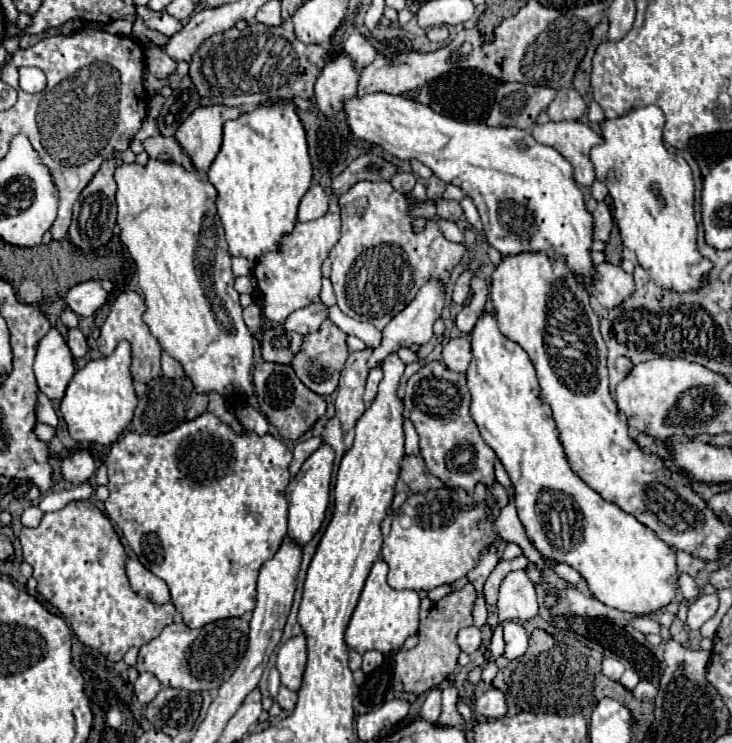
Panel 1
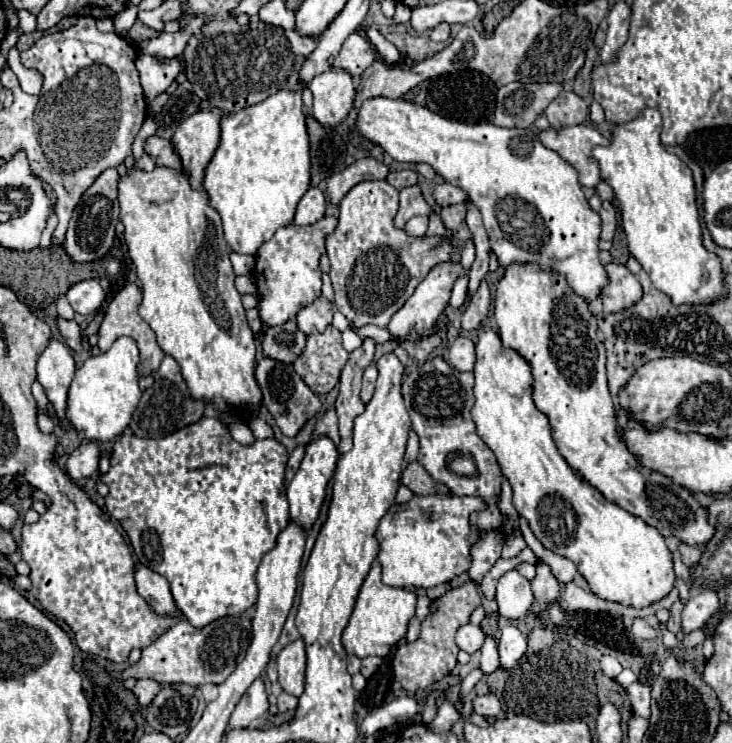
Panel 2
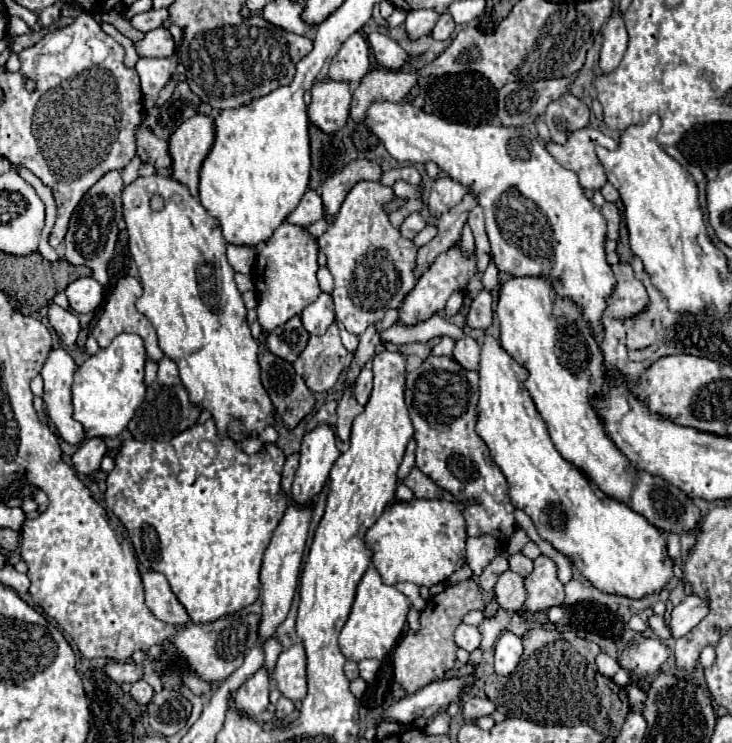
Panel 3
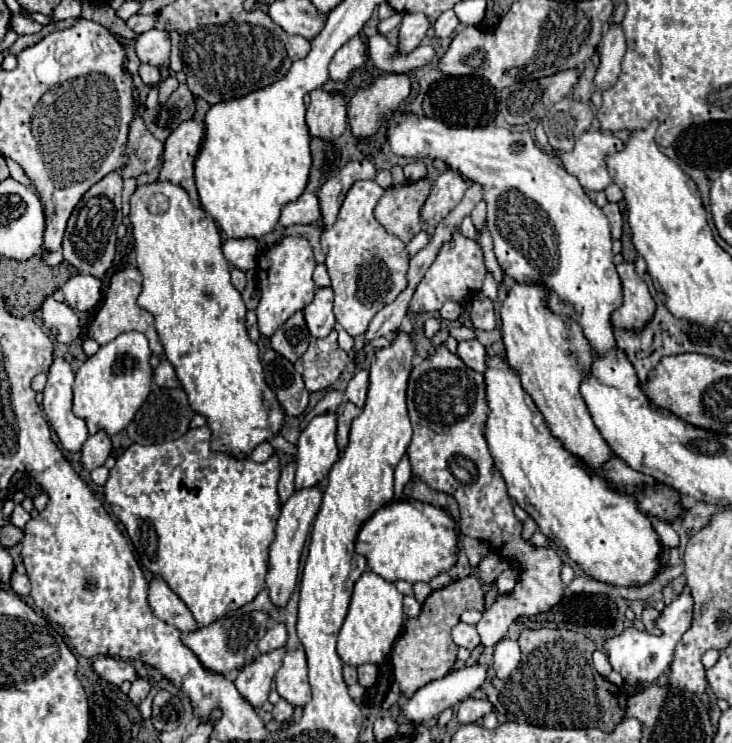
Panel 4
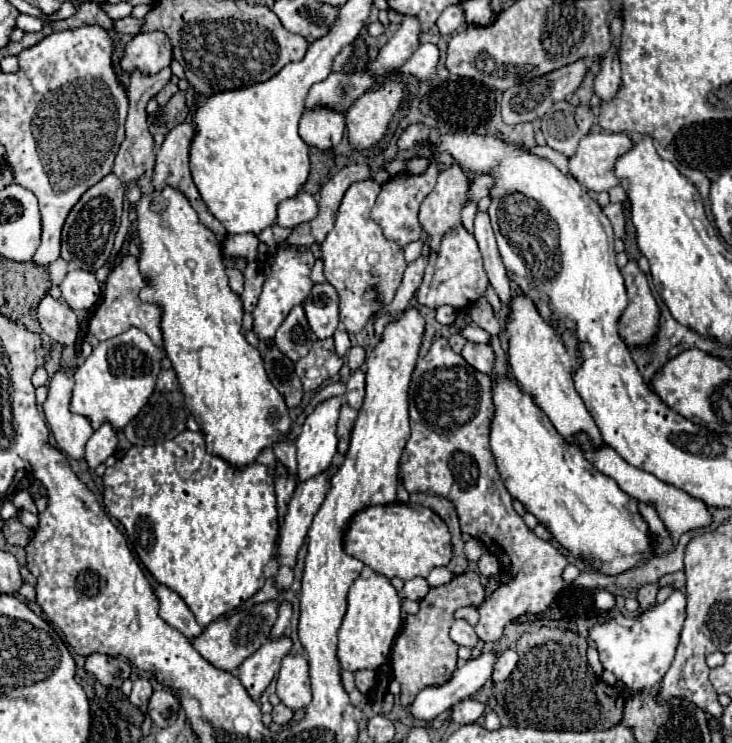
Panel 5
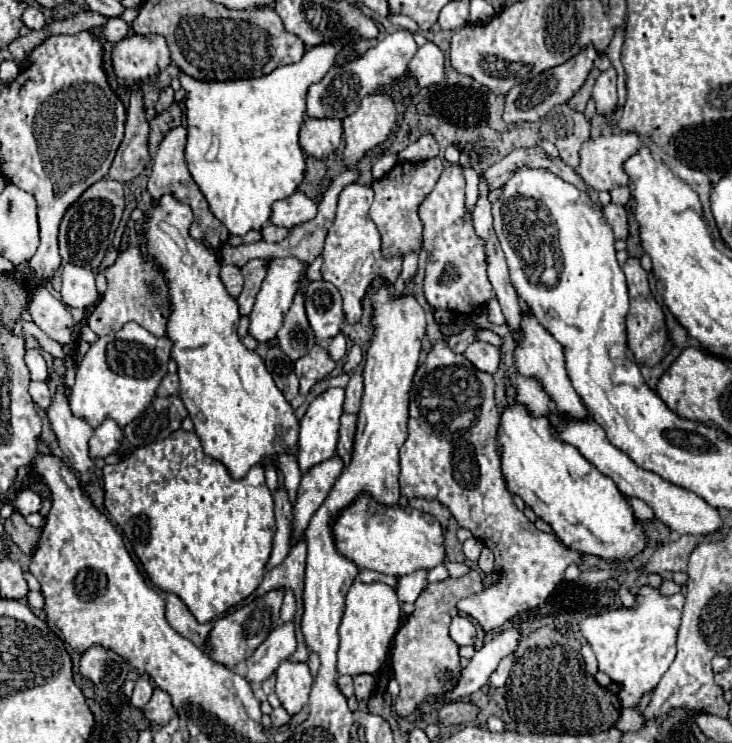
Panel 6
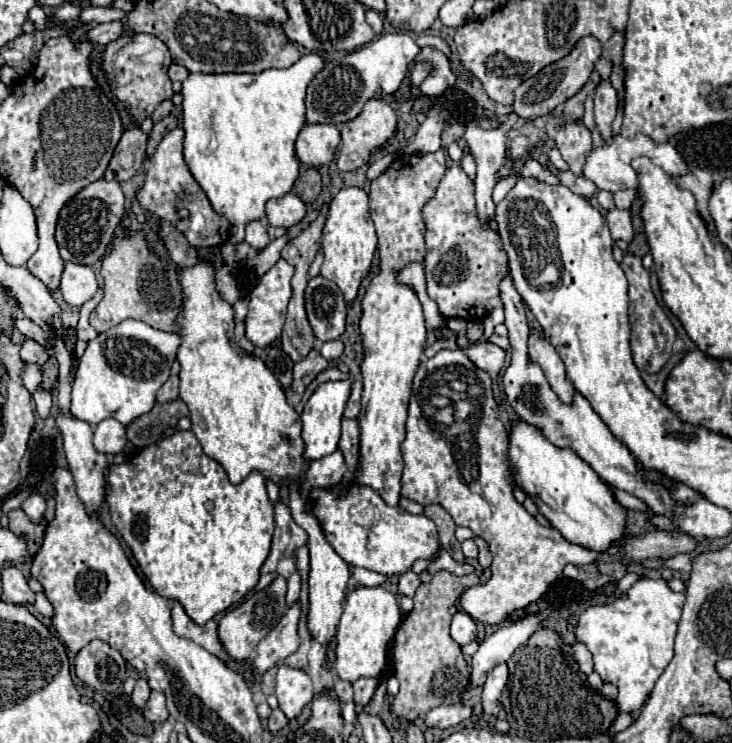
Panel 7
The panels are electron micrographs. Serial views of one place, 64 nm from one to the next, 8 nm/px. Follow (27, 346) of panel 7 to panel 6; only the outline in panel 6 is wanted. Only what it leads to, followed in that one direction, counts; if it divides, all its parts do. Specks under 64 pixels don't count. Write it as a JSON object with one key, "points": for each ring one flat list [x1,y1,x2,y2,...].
{"points":[[28,348,24,360,26,360,26,364,28,364,28,370,30,370,32,380,40,380,40,382,42,382,42,380,48,378,48,366,46,366,46,360,44,360,44,356,40,354,38,348]]}

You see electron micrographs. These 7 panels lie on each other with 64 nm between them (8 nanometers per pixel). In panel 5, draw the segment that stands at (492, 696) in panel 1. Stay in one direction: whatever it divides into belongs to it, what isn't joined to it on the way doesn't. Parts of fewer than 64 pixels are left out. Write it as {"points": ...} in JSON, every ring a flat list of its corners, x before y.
{"points":[[462,700,450,708,450,720,456,724,472,724,484,714,484,704,476,700]]}

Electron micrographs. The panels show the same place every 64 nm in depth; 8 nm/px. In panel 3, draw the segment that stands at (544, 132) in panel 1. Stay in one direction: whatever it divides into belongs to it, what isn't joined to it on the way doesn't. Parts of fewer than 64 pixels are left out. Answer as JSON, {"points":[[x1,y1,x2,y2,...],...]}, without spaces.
{"points":[[582,128,574,134,570,134,570,138,564,146,550,142,546,148,564,168,578,174,582,188,598,190,606,184,608,178,606,178,604,168,596,156,596,146,614,150,614,148,618,148,618,142,612,140,610,136,602,134,600,130]]}

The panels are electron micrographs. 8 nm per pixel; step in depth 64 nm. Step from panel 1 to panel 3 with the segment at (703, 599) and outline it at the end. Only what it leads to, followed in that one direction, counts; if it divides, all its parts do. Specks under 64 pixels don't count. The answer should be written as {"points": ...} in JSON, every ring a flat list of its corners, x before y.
{"points":[[688,594,684,602,680,602,678,606,672,608,670,622,668,622,672,638,680,638,680,636,688,634,706,616,706,610,708,610,706,600,698,598,696,594]]}

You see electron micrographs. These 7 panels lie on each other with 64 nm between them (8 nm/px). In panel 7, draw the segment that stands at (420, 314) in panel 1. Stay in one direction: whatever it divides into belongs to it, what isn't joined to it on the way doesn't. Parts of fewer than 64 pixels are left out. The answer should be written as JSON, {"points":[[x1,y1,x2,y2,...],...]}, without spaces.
{"points":[[452,164,434,198,424,206,426,222,426,280,428,296,438,304,444,318,464,318,464,320,484,320,490,310,502,306,500,280,510,274,508,256,502,246,500,234,490,228,490,224,476,214,474,202,474,182,462,170,460,164]]}

